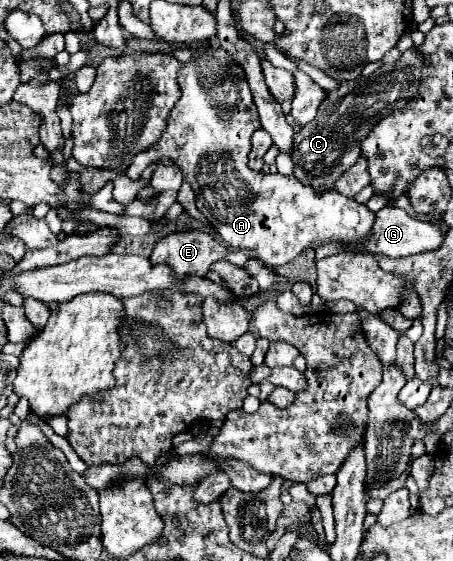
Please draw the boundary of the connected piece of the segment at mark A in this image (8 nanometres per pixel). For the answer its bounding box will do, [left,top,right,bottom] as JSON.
[129,46,375,268]

